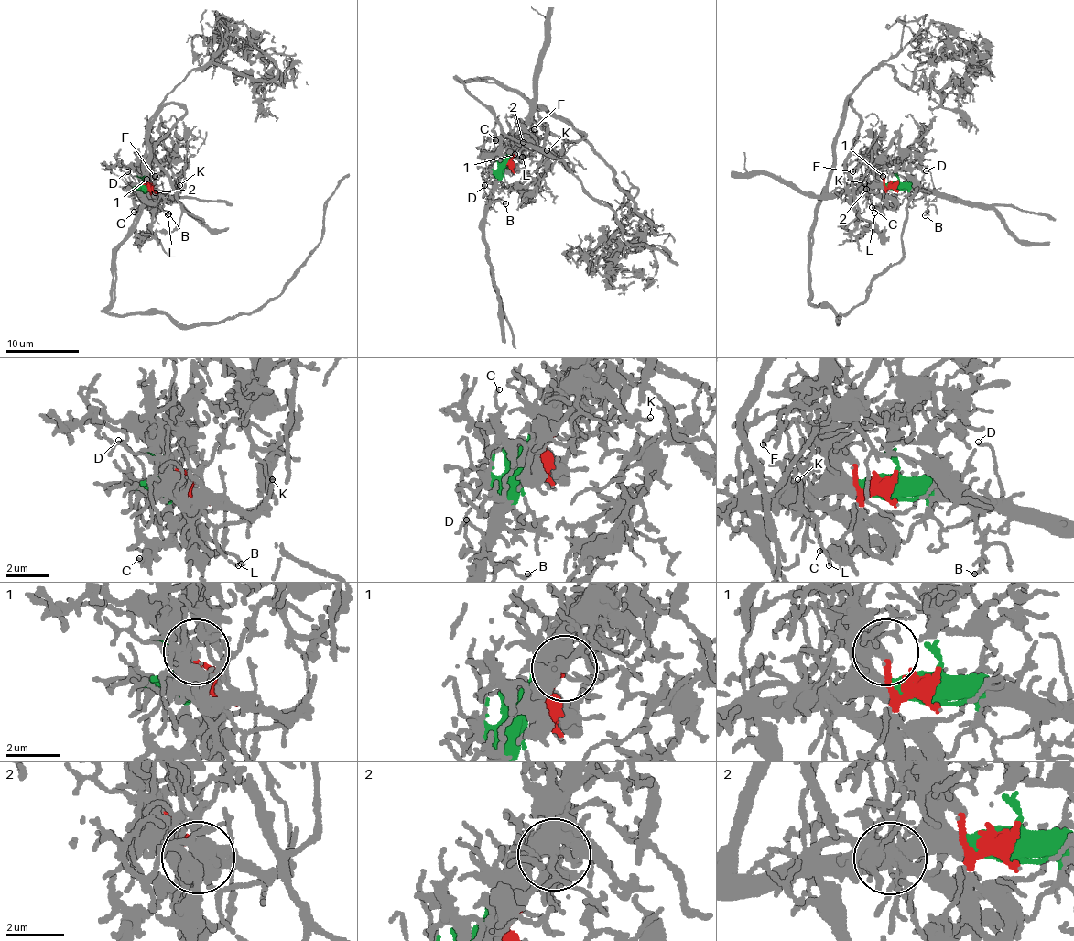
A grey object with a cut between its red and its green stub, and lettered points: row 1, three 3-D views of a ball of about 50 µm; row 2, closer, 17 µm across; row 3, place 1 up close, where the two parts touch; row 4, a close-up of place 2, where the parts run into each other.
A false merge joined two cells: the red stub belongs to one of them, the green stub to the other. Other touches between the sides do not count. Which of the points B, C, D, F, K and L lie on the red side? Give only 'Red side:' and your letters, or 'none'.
Red side: C, F, K

